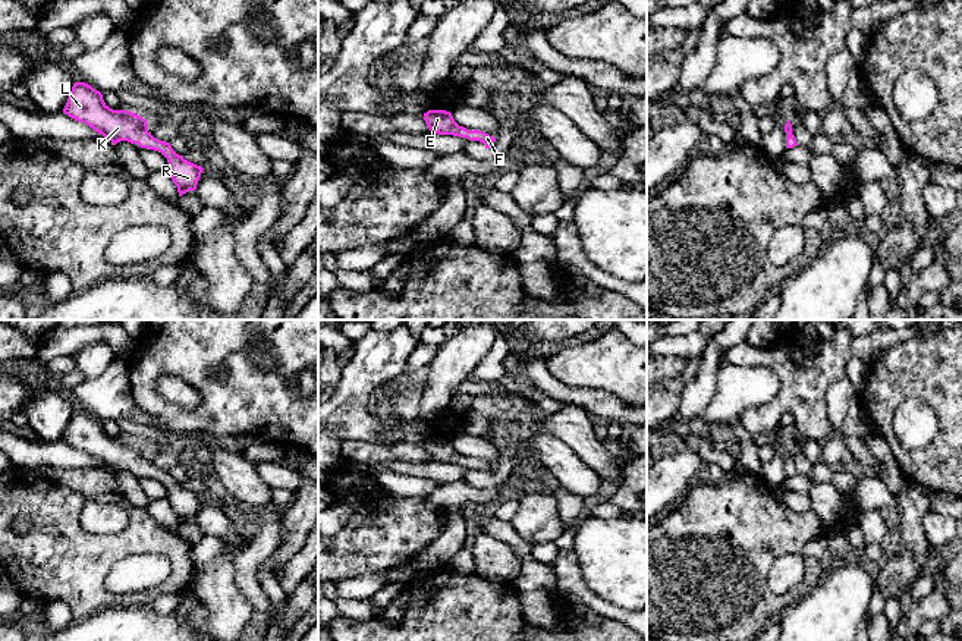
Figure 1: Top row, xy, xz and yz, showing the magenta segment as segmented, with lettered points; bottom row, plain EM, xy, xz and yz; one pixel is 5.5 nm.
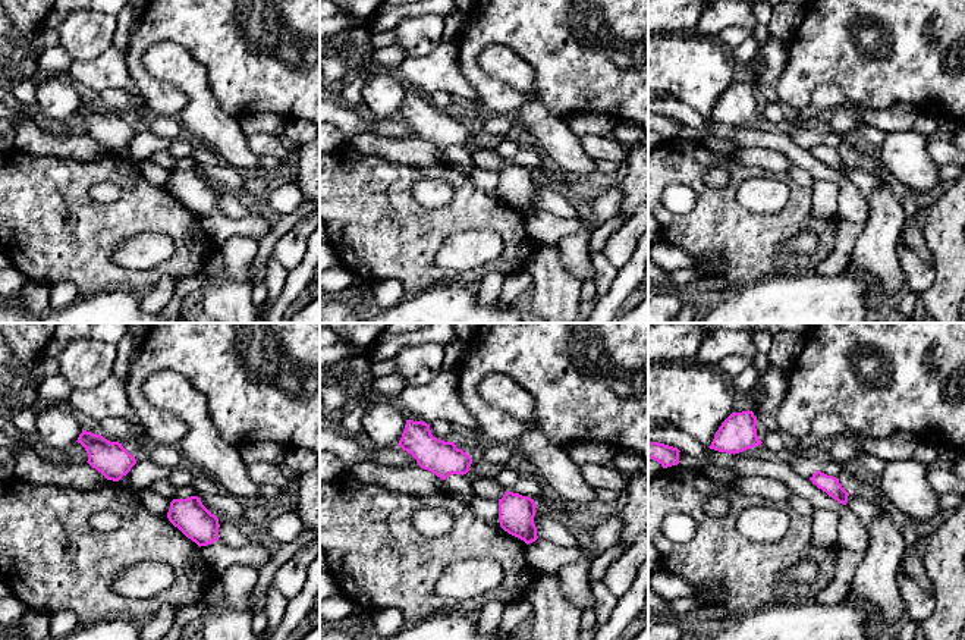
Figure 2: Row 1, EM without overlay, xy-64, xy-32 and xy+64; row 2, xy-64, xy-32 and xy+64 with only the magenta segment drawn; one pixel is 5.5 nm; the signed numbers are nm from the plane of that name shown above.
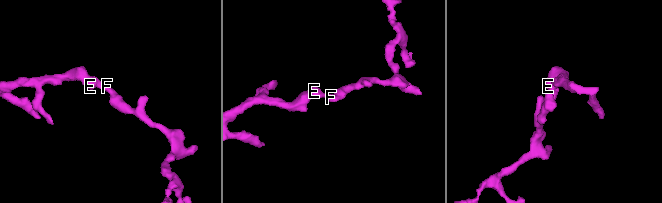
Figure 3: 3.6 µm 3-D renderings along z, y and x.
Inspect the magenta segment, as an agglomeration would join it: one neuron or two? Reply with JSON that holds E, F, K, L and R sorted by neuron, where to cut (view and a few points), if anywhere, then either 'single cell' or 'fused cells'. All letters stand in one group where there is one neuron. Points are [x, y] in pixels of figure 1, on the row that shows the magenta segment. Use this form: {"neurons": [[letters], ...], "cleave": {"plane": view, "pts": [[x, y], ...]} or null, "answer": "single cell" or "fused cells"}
{"neurons": [["E", "F", "K", "L", "R"]], "cleave": null, "answer": "single cell"}

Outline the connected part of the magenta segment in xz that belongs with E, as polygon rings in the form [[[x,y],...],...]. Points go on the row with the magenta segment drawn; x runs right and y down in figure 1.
[[[428,110],[427,113],[424,113],[424,120],[431,133],[453,135],[466,138],[469,141],[480,141],[485,145],[485,148],[490,148],[496,141],[496,138],[482,131],[468,131],[466,128],[459,126],[455,122],[452,113],[446,110]]]

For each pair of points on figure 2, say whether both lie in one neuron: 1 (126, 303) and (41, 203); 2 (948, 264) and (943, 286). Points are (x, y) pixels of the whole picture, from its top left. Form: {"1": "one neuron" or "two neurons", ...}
{"1": "two neurons", "2": "one neuron"}

